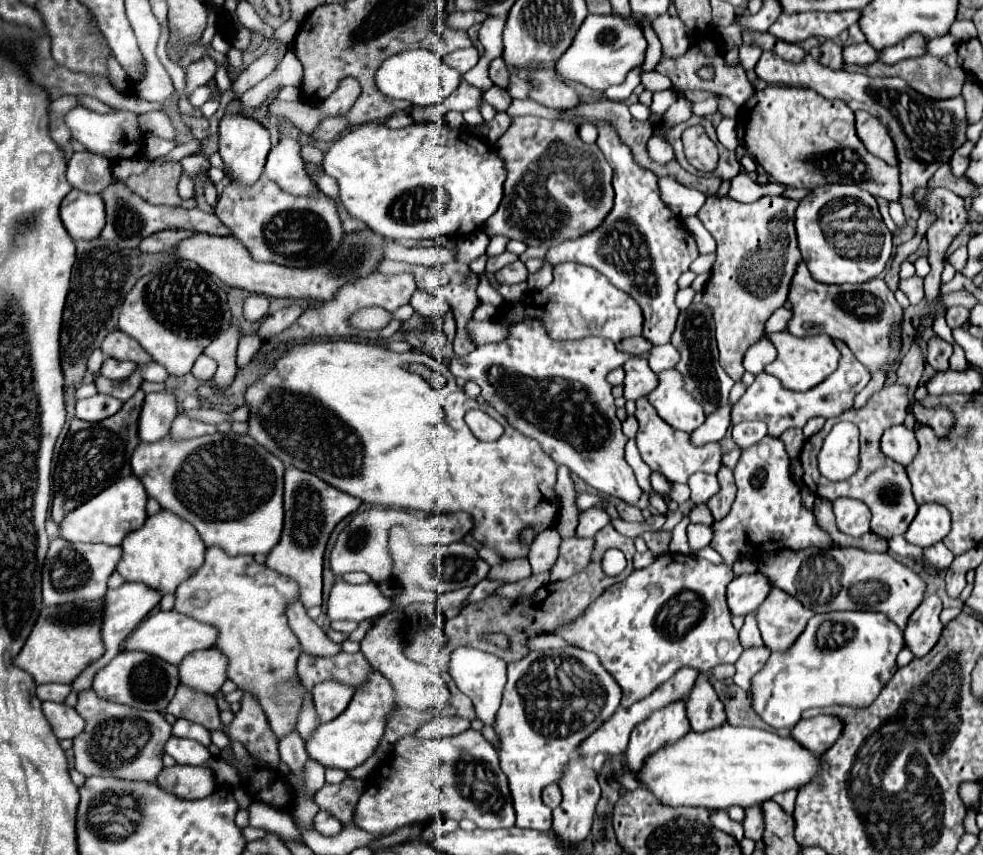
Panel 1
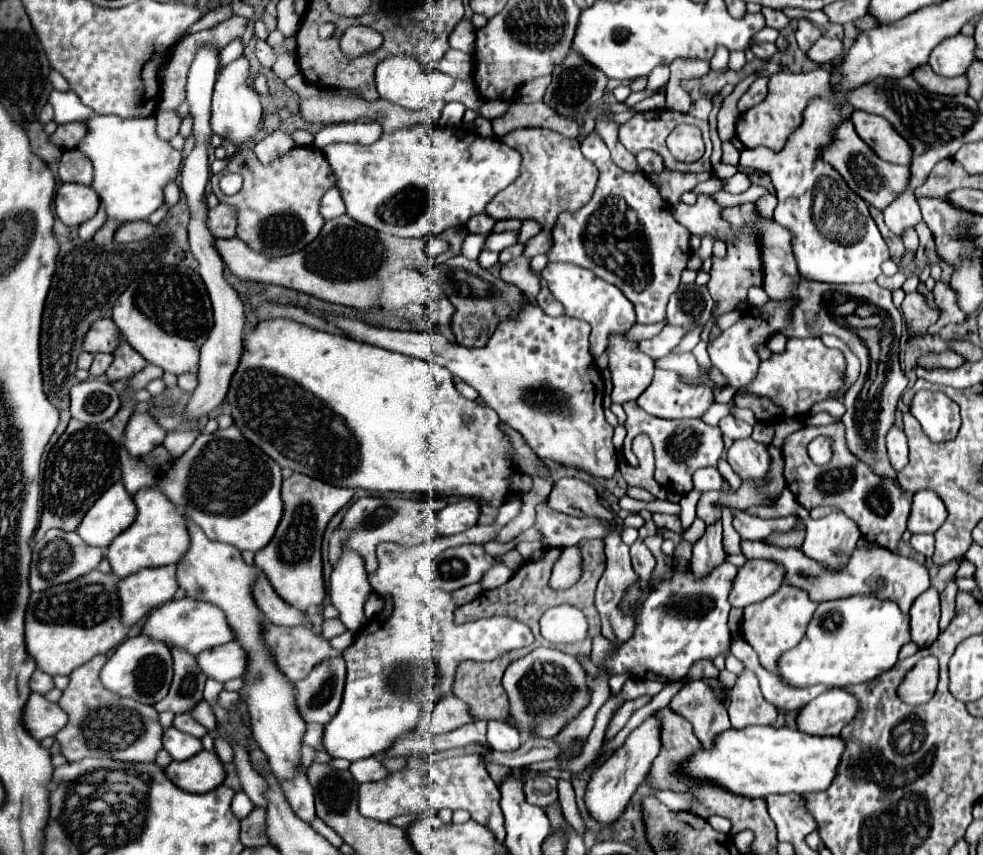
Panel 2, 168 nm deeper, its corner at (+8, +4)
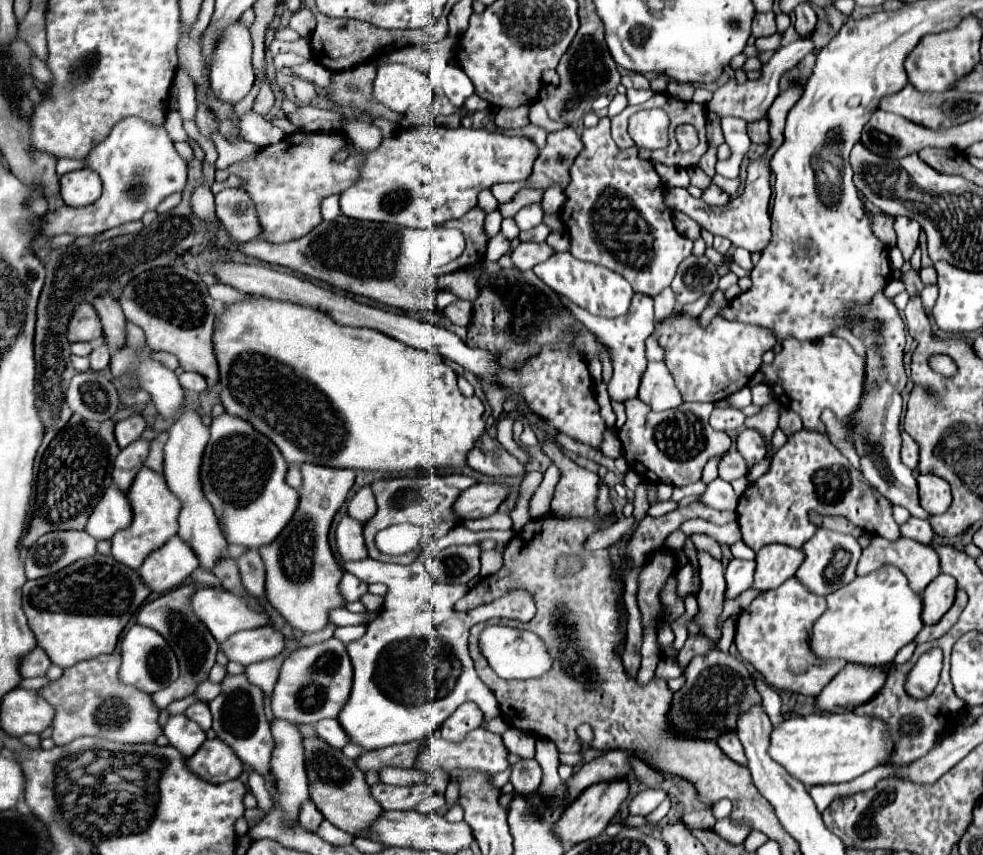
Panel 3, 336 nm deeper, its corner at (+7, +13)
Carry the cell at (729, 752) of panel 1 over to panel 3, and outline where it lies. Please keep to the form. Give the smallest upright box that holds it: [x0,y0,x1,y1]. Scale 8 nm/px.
[769,714,893,788]

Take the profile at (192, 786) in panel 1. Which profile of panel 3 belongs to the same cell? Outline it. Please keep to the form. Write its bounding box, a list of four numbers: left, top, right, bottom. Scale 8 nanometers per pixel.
[187,738,243,784]

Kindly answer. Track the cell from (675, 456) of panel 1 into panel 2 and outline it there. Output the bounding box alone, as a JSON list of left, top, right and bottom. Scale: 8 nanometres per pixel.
[622,401,724,495]

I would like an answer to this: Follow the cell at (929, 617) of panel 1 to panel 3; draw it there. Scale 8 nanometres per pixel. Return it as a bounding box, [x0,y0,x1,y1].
[921,574,955,626]

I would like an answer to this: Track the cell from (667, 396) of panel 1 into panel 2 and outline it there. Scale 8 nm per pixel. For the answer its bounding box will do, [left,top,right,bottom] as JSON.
[638,369,714,419]

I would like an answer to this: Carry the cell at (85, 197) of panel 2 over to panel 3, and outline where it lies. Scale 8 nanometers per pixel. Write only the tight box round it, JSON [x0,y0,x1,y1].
[61,168,101,206]

